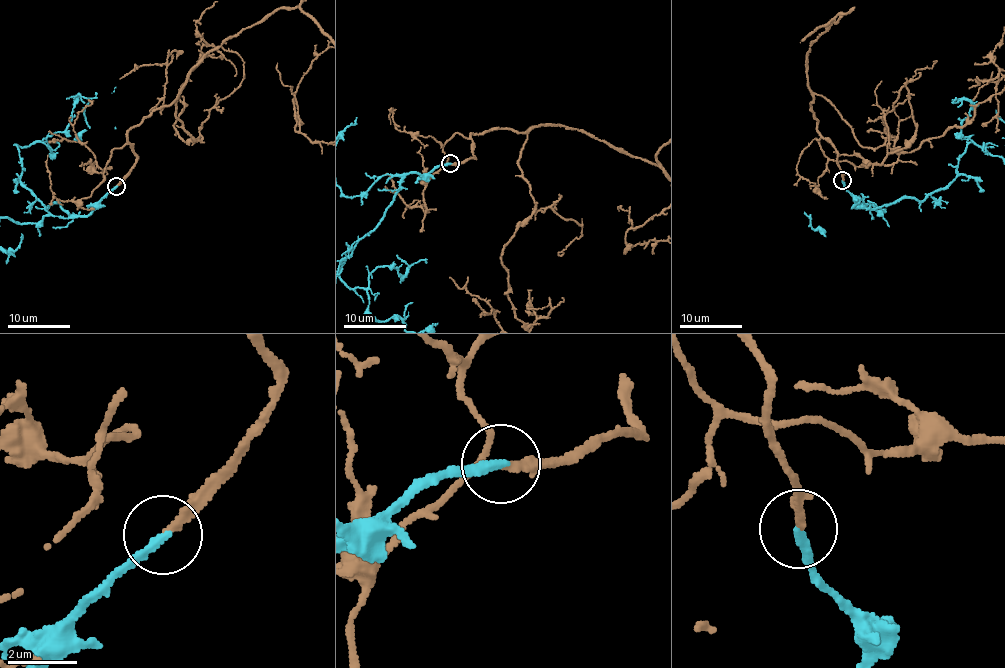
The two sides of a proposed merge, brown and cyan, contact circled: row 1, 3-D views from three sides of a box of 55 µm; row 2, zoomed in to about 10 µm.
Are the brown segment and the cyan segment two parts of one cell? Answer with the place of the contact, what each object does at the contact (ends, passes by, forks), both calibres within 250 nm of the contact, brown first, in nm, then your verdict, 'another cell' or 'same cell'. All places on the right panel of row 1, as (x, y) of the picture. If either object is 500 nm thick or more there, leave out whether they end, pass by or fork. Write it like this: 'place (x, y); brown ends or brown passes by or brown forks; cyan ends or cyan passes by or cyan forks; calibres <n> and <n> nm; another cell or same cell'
place (842, 180); brown ends; cyan ends; calibres 200 and 240 nm; same cell

